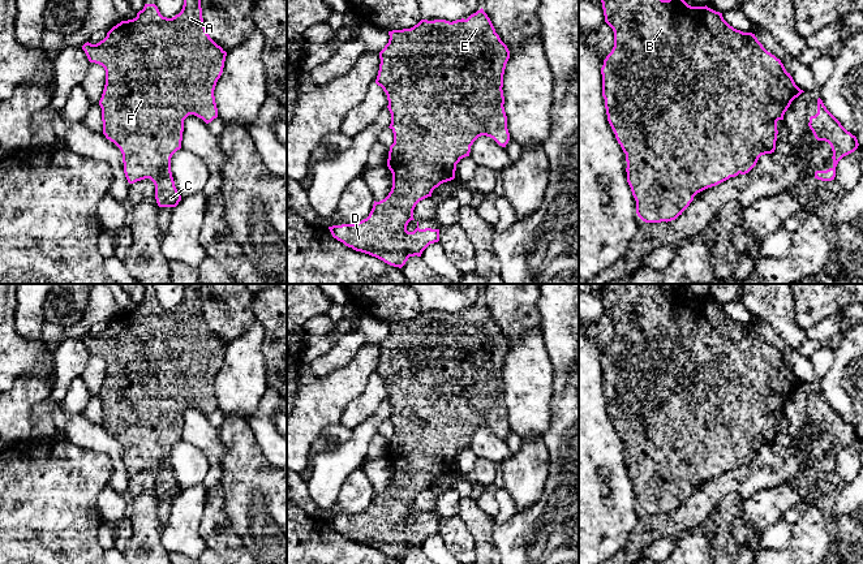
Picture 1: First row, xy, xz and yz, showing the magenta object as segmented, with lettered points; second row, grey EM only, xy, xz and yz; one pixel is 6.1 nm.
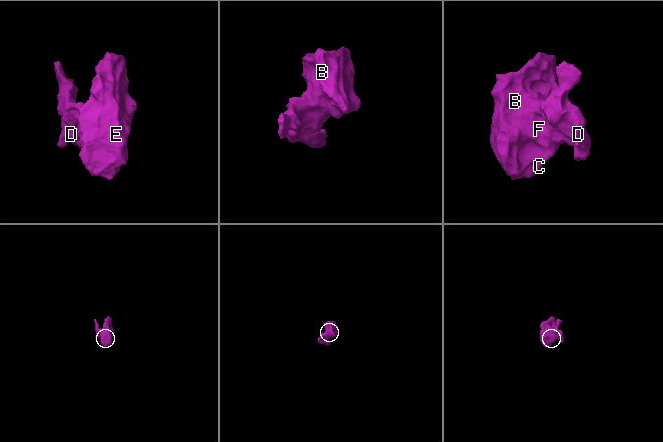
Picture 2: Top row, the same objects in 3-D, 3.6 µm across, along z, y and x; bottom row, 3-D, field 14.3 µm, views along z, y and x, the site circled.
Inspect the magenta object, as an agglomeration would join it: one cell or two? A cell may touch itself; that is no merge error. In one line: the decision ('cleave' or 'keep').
keep

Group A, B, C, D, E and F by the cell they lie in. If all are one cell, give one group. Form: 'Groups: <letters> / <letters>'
Groups: A B C D E F

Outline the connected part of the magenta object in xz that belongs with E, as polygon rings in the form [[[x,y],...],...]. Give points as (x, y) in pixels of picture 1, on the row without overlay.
[[[482,300],[467,311],[421,311],[411,320],[392,322],[388,327],[388,335],[379,344],[381,356],[375,375],[386,384],[391,405],[388,419],[394,425],[394,435],[390,438],[387,458],[392,465],[392,479],[385,491],[374,492],[366,511],[353,516],[332,517],[329,521],[332,529],[345,538],[402,560],[409,548],[421,548],[430,535],[439,533],[439,521],[420,521],[418,513],[413,524],[407,522],[408,515],[415,512],[416,496],[432,488],[433,482],[441,475],[455,470],[456,456],[469,448],[471,438],[478,429],[490,429],[502,439],[510,432],[502,382],[510,343]]]

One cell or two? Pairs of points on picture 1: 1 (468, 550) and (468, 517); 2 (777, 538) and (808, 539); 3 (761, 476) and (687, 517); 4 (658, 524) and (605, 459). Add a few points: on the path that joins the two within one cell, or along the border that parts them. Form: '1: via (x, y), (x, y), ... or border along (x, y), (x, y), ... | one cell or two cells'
1: border along (456, 516), (472, 535), (476, 550) | two cells
2: border along (791, 537), (790, 542), (782, 549), (761, 550) | two cells
3: via (743, 477), (733, 477), (705, 499) | one cell
4: border along (639, 519), (636, 524) | two cells

